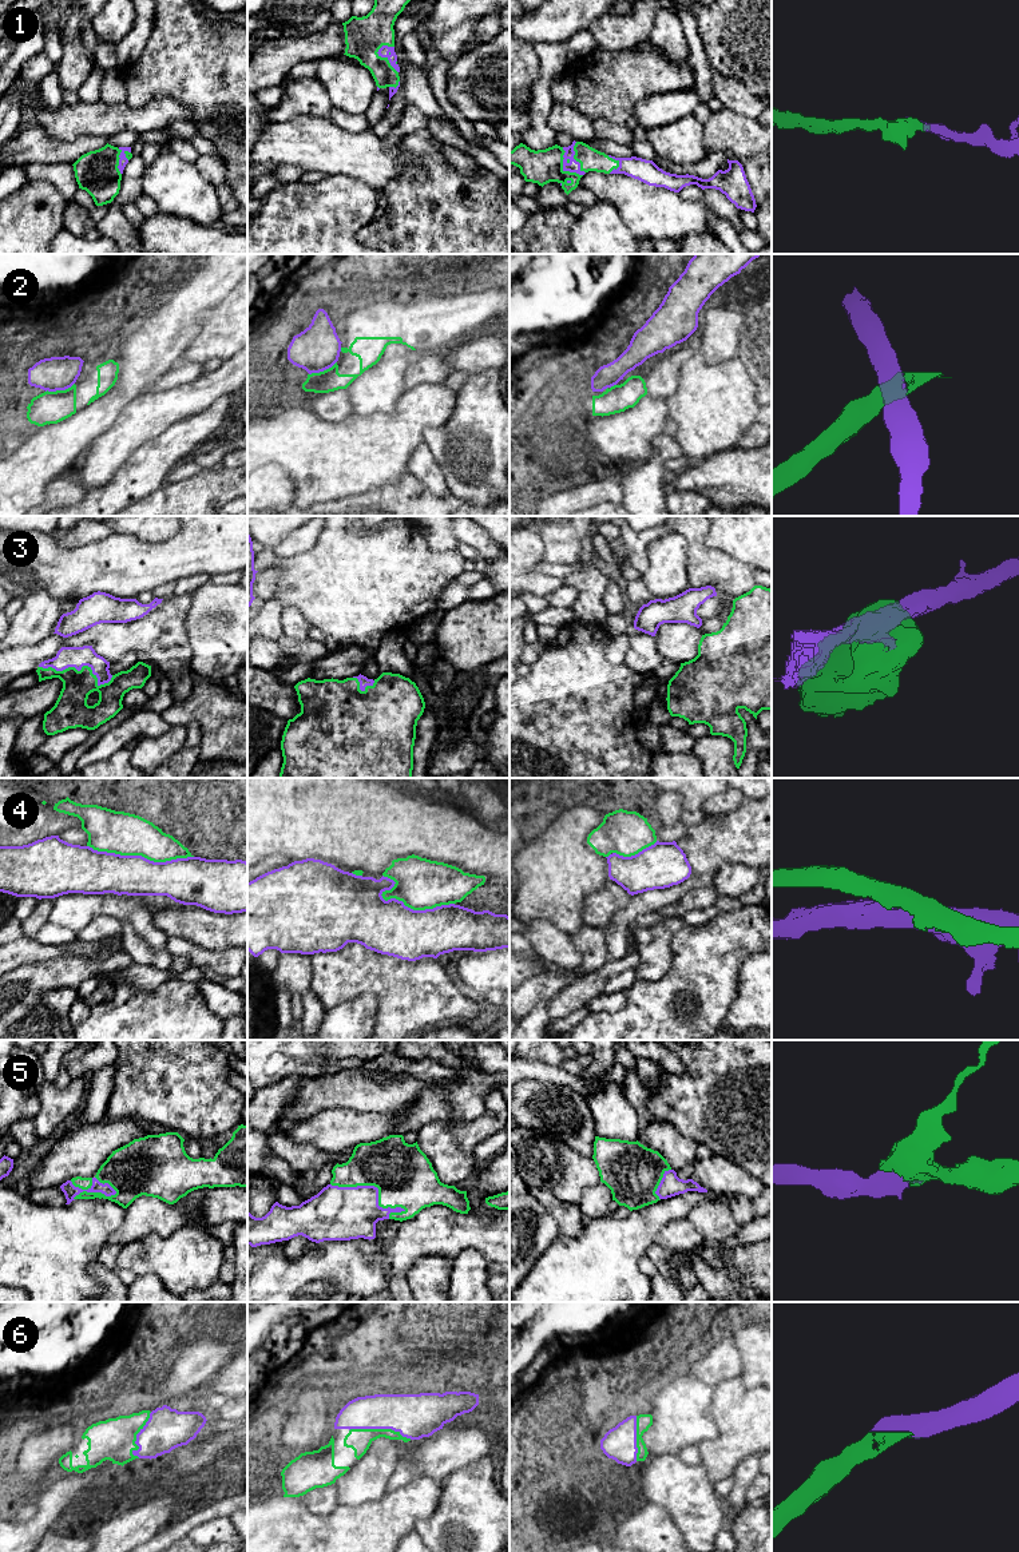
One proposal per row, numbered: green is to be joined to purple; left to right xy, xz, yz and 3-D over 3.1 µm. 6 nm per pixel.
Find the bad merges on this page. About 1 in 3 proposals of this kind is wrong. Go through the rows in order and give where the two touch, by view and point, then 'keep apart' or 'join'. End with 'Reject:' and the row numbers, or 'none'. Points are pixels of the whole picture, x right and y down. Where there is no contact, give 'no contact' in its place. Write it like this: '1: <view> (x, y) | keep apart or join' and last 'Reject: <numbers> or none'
1: yz (563, 167) | join
2: xy (59, 389) | keep apart
3: xy (79, 670) | join
4: xy (141, 856) | keep apart
5: xz (376, 1187) | join
6: xz (380, 1428) | join
Reject: 2, 4

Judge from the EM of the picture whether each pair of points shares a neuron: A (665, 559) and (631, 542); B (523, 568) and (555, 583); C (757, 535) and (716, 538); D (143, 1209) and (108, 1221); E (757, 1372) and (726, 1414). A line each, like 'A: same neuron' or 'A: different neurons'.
A: different neurons
B: same neuron
C: same neuron
D: different neurons
E: same neuron

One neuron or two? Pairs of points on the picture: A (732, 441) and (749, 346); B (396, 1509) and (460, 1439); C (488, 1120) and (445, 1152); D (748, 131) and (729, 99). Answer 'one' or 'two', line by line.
A: two
B: two
C: one
D: two

